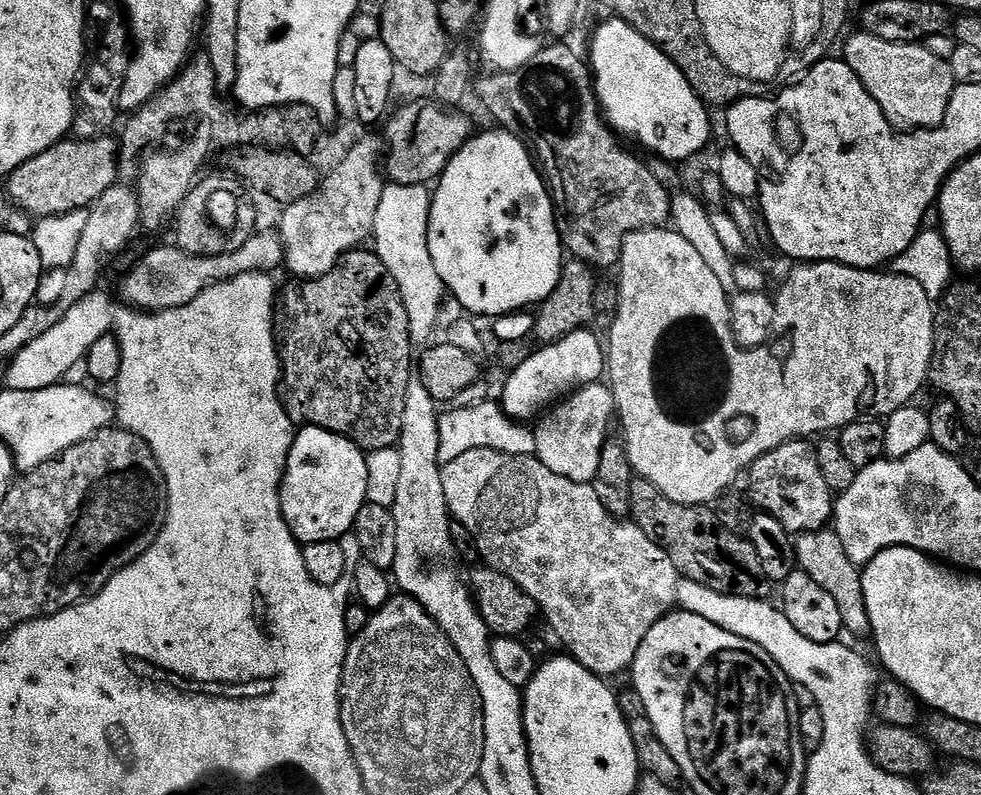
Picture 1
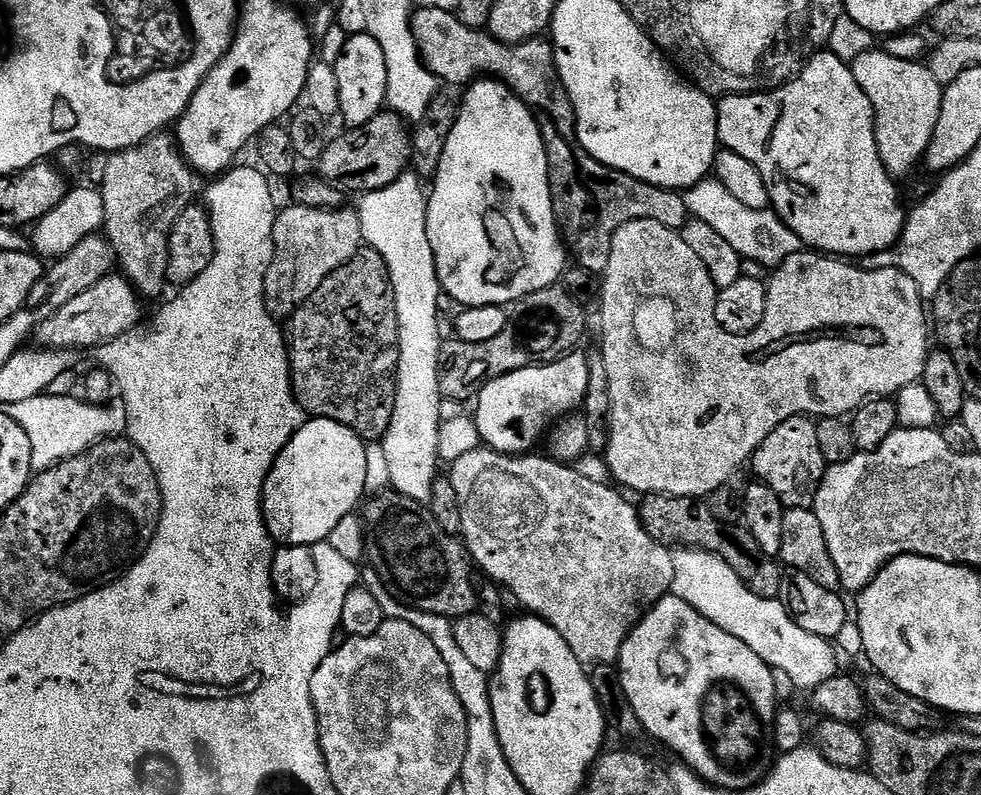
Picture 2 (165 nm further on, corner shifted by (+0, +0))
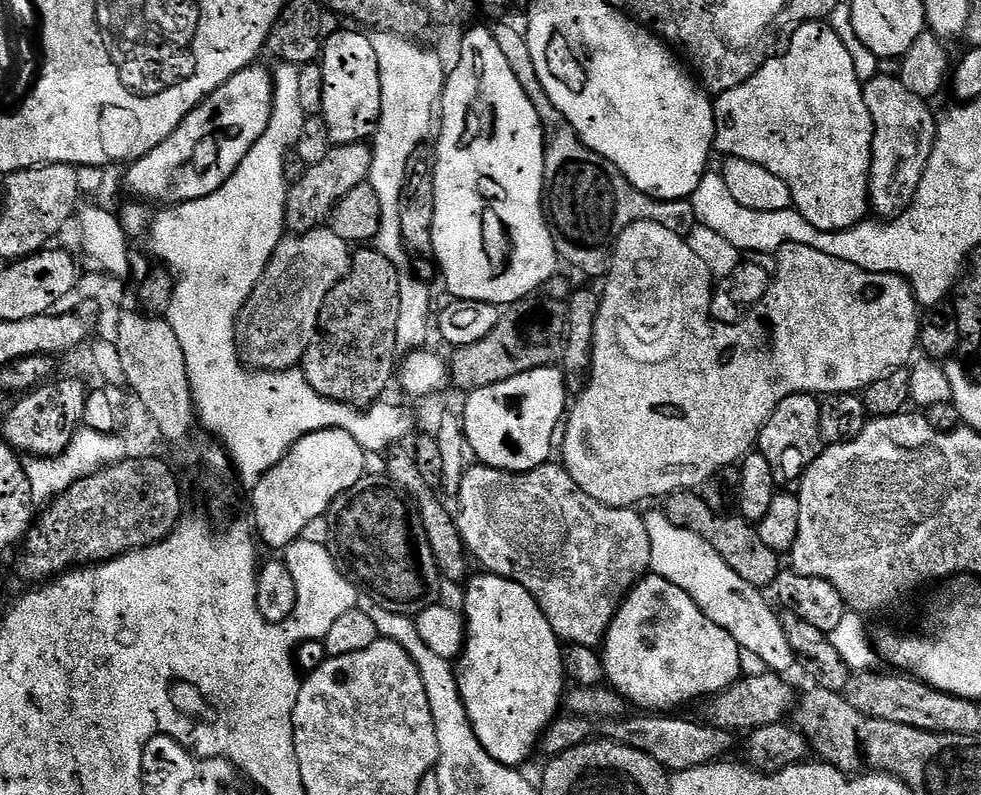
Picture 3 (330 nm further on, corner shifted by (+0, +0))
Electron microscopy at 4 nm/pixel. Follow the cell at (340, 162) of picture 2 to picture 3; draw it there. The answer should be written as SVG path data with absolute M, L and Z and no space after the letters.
M367 143L338 144L322 162L309 164L302 178L288 189L284 203L284 226L289 233L299 234L321 227L327 221L332 208L343 196L350 194L354 186L365 183L372 165L372 150Z

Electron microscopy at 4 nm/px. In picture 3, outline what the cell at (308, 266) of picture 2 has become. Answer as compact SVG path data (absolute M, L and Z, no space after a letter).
M327 226L285 235L274 250L262 278L256 283L256 289L248 295L248 301L240 307L236 316L236 349L240 363L257 372L285 372L287 368L297 367L319 329L324 299L332 287L348 273L351 264L350 245Z

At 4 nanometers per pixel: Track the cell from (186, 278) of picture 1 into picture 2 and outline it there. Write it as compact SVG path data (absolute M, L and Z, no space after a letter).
M123 274L103 276L101 280L94 282L94 286L90 286L90 290L86 290L86 294L78 294L78 298L70 298L70 302L66 302L66 306L59 308L55 314L44 316L36 326L34 340L37 342L35 343L45 349L81 350L80 348L87 348L87 350L93 350L99 348L100 345L109 344L114 338L123 336L125 332L133 331L141 323L140 303L142 303L142 297L132 287L132 281L127 276Z

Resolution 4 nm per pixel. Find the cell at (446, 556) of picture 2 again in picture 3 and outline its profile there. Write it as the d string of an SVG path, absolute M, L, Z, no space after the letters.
M365 475L350 490L346 490L328 508L329 540L327 549L332 553L340 573L356 585L361 593L369 595L378 604L394 614L415 617L437 603L441 570L434 556L434 551L427 541L419 514L410 499L405 498L387 477Z

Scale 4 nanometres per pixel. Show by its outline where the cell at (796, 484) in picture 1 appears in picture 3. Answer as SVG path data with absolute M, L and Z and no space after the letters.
M799 392L782 401L760 432L758 451L766 458L766 462L770 462L770 470L774 470L774 482L778 486L799 482L822 451L820 400L809 393Z

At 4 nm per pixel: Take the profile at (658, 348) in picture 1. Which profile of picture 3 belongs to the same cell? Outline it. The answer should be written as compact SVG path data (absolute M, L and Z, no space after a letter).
M645 220L626 226L626 230L622 230L622 234L616 237L610 248L606 279L603 281L604 292L600 296L598 318L594 322L588 385L571 401L562 428L562 439L558 444L558 456L561 456L559 459L563 468L582 490L586 490L586 494L590 494L590 498L598 498L598 502L615 508L636 508L643 500L652 500L655 496L663 498L671 492L699 489L700 484L710 478L710 474L733 467L757 447L760 432L766 426L770 414L774 414L774 410L786 398L799 392L817 398L840 396L843 392L860 394L889 372L903 369L913 359L912 351L917 351L920 339L922 312L908 281L889 272L867 272L858 266L850 266L850 262L842 262L842 258L821 254L814 250L814 246L786 244L774 255L776 270L771 273L768 293L737 324L719 324L712 317L714 277L708 273L706 266L702 266L694 250L690 250L685 237L674 234L674 230L666 230L666 226L658 226L658 222Z

